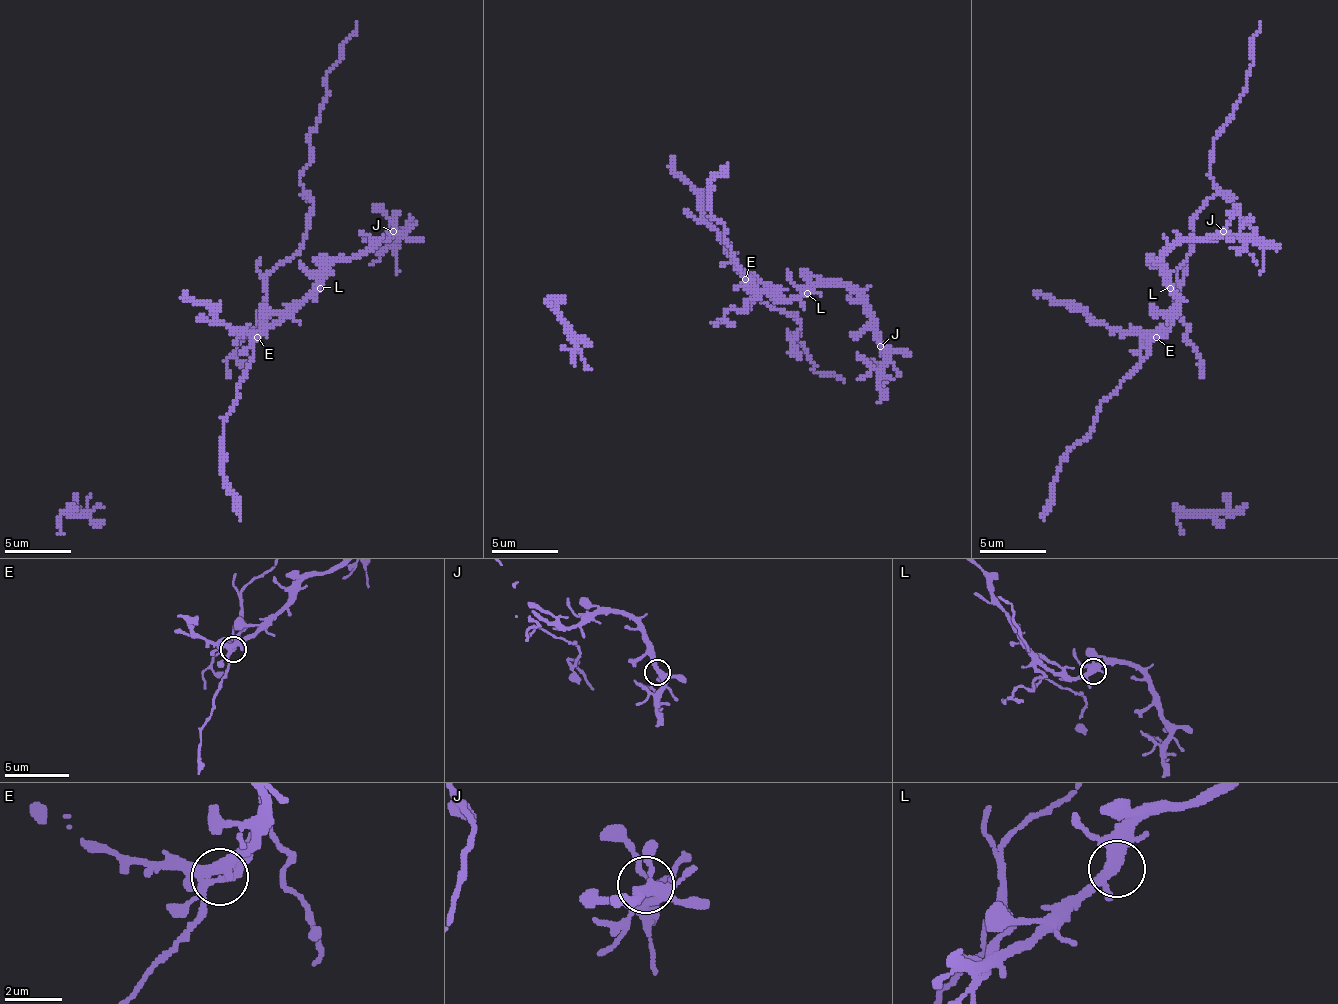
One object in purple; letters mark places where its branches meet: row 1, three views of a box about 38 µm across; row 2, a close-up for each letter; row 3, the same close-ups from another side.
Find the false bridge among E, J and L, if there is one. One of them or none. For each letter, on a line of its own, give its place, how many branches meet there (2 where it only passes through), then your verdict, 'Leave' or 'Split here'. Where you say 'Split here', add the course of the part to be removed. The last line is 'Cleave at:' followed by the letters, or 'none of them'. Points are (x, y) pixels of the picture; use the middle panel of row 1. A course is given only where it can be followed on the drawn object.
E: Place: (745, 279). Branches: 5. Split here. Course of the part to remove: (744, 279), (754, 299), (794, 316), (801, 326), (791, 339), (791, 333), (797, 336), (814, 369), (844, 382)
J: Place: (880, 346). Branches: 5. Leave
L: Place: (807, 293). Branches: 5. Leave
Cleave at: E

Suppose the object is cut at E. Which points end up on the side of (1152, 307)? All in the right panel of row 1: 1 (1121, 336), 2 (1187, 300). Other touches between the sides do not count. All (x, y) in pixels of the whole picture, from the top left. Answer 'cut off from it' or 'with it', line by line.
1: with it
2: with it

